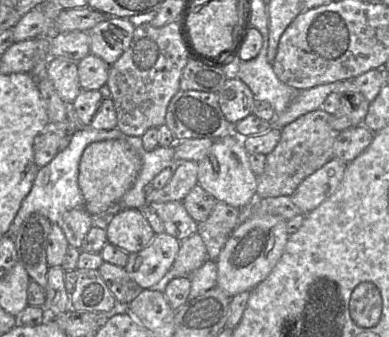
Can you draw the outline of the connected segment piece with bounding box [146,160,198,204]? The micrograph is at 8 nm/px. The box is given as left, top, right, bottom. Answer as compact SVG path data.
M177 161L171 167L173 176L162 189L152 189L146 195L146 202L170 202L180 201L197 185L198 162L196 161Z

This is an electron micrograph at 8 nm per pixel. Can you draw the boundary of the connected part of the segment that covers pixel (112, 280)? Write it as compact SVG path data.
M103 262L99 267L99 272L119 305L127 305L128 310L128 304L134 300L143 289L129 276L124 267Z

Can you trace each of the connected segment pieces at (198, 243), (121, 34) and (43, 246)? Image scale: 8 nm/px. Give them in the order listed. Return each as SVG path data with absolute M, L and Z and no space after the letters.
M198 232L180 241L180 248L171 269L176 270L176 278L190 278L208 259L207 249Z
M107 17L90 31L90 54L101 58L109 66L129 47L135 27L127 19Z
M29 215L16 232L11 233L18 261L32 281L45 291L49 265L46 259L48 236L52 228L51 221L44 215Z

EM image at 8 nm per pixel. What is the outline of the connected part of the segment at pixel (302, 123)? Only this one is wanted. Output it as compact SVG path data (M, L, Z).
M321 108L285 125L279 142L266 155L263 173L257 177L256 197L291 196L306 177L334 158L333 146L338 133L329 124L329 113Z

